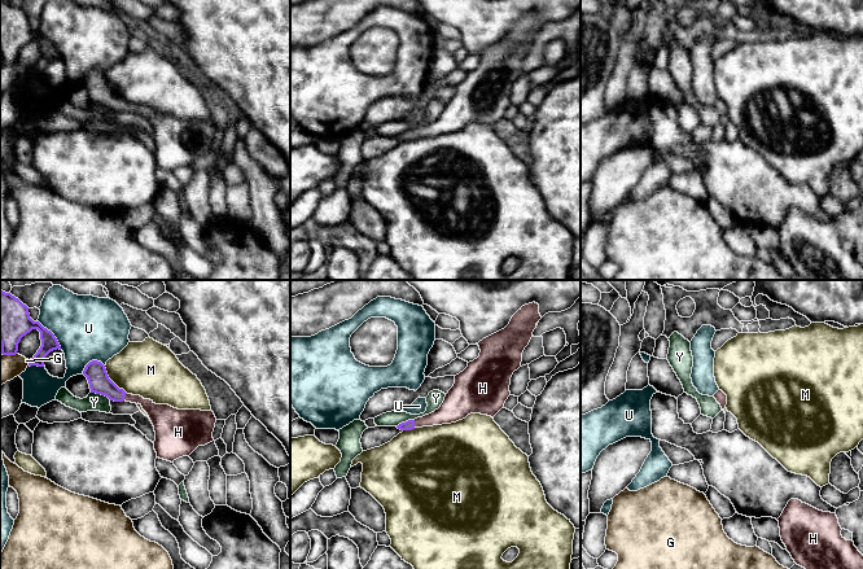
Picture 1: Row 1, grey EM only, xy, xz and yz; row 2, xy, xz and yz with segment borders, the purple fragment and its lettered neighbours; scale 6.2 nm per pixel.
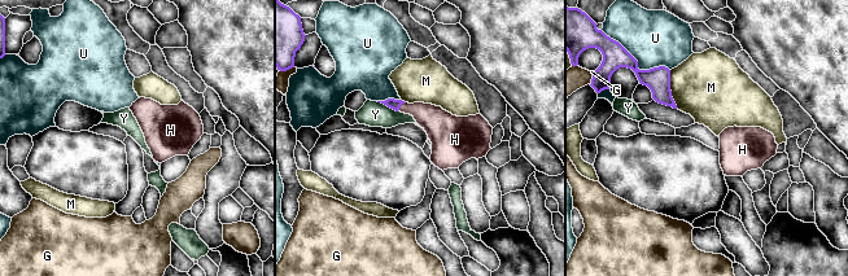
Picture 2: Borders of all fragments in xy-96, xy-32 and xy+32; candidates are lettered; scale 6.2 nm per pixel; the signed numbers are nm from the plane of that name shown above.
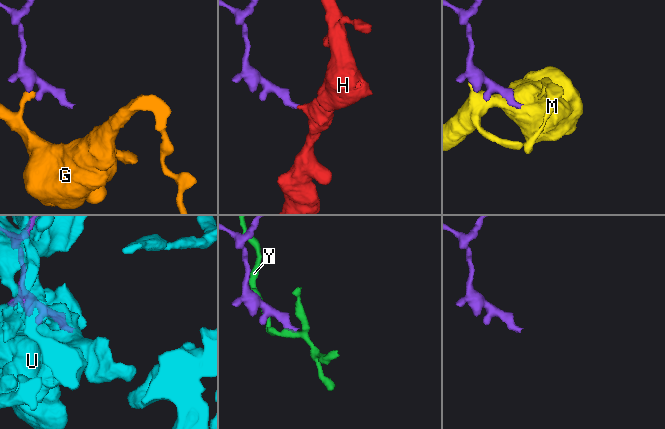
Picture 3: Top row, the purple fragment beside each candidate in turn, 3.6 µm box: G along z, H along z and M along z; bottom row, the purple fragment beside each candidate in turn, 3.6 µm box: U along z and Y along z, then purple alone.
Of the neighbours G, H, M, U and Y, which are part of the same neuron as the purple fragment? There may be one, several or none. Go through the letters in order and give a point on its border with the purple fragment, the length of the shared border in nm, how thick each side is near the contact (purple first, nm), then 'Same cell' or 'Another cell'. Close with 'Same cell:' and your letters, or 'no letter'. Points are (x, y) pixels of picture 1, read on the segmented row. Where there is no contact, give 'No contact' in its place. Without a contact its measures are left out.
G: Touches purple at xy (29, 363). Shared border 40 nm. Thickness 190 nm (purple) against 180 nm. Another cell
H: Touches purple at xz (414, 424). Shared border 50 nm. Thickness 60 nm (purple) against 150 nm. Same cell
M: Touches purple at xy (112, 381). Shared border 220 nm. Thickness 130 nm (purple) against 340 nm. Another cell
U: Touches purple at xy (53, 335). Shared border 240 nm. Thickness 190 nm (purple) against 400 nm. Another cell
Y: Touches purple at xy (101, 394). Shared border 140 nm. Thickness 130 nm (purple) against 110 nm. Another cell
Same cell: H

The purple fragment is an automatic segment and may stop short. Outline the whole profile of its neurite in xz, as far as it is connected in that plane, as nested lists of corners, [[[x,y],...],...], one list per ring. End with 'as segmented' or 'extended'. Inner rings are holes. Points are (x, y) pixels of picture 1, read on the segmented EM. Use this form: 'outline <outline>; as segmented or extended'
outline [[[539,305],[522,306],[509,324],[483,338],[479,356],[455,376],[455,384],[434,412],[399,424],[400,430],[451,424],[470,413],[494,417],[511,395],[509,385],[514,371],[521,367],[522,353],[529,345],[536,323],[542,319]]]; extended

